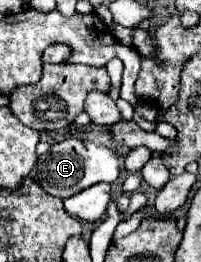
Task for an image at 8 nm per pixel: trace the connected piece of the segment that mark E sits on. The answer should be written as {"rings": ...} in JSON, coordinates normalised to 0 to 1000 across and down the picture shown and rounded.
{"rings":[[[313,534],[284,542],[244,565],[244,580],[224,580],[214,595],[194,595],[184,626],[174,626],[174,687],[184,702],[204,702],[204,718],[224,718],[234,740],[284,748],[284,756],[343,756],[463,702],[493,695],[572,695],[592,672],[592,611],[582,588],[502,550],[463,550],[463,542],[403,542],[403,534]]]}

